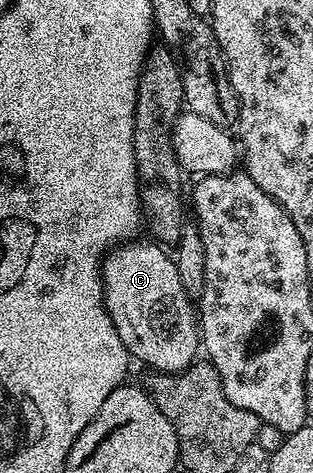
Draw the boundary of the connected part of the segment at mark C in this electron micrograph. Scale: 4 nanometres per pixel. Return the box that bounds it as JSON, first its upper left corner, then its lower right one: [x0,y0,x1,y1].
[103,240,202,374]

